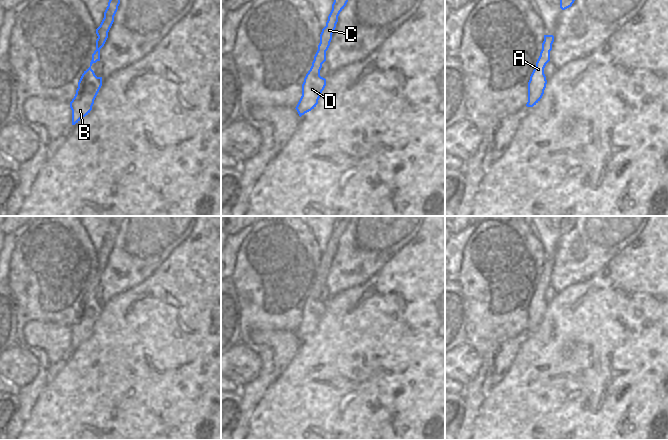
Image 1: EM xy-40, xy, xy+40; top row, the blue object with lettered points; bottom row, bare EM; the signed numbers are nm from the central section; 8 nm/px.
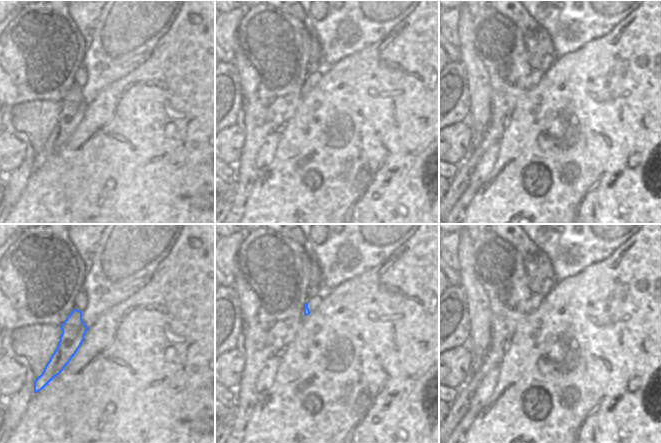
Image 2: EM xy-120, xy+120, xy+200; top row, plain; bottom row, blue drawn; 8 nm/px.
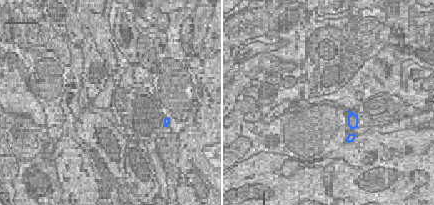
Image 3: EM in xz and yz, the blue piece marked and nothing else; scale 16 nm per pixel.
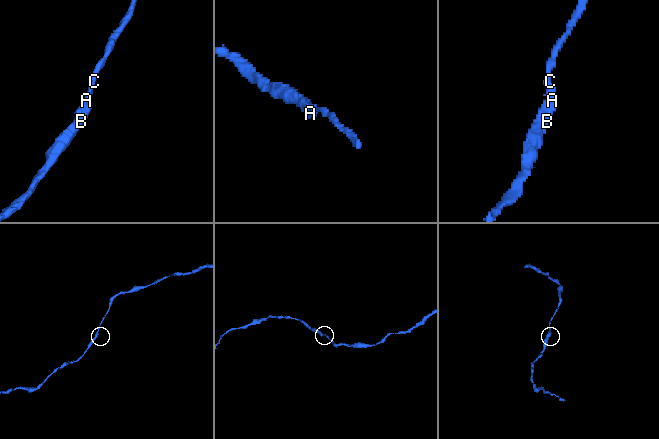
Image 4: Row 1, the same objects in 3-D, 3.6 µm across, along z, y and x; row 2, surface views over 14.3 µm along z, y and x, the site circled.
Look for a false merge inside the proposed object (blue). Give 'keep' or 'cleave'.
keep

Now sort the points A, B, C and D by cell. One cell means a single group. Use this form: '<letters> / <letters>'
A B C D

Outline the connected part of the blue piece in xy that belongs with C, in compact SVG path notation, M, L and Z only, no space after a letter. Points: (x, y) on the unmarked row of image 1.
M338 216L334 222L326 250L322 253L320 258L318 274L302 308L302 320L295 332L300 341L316 331L320 318L326 310L326 303L320 300L320 294L322 288L326 285L326 275L330 270L332 258L338 246L338 240L346 230L350 218L351 216Z

